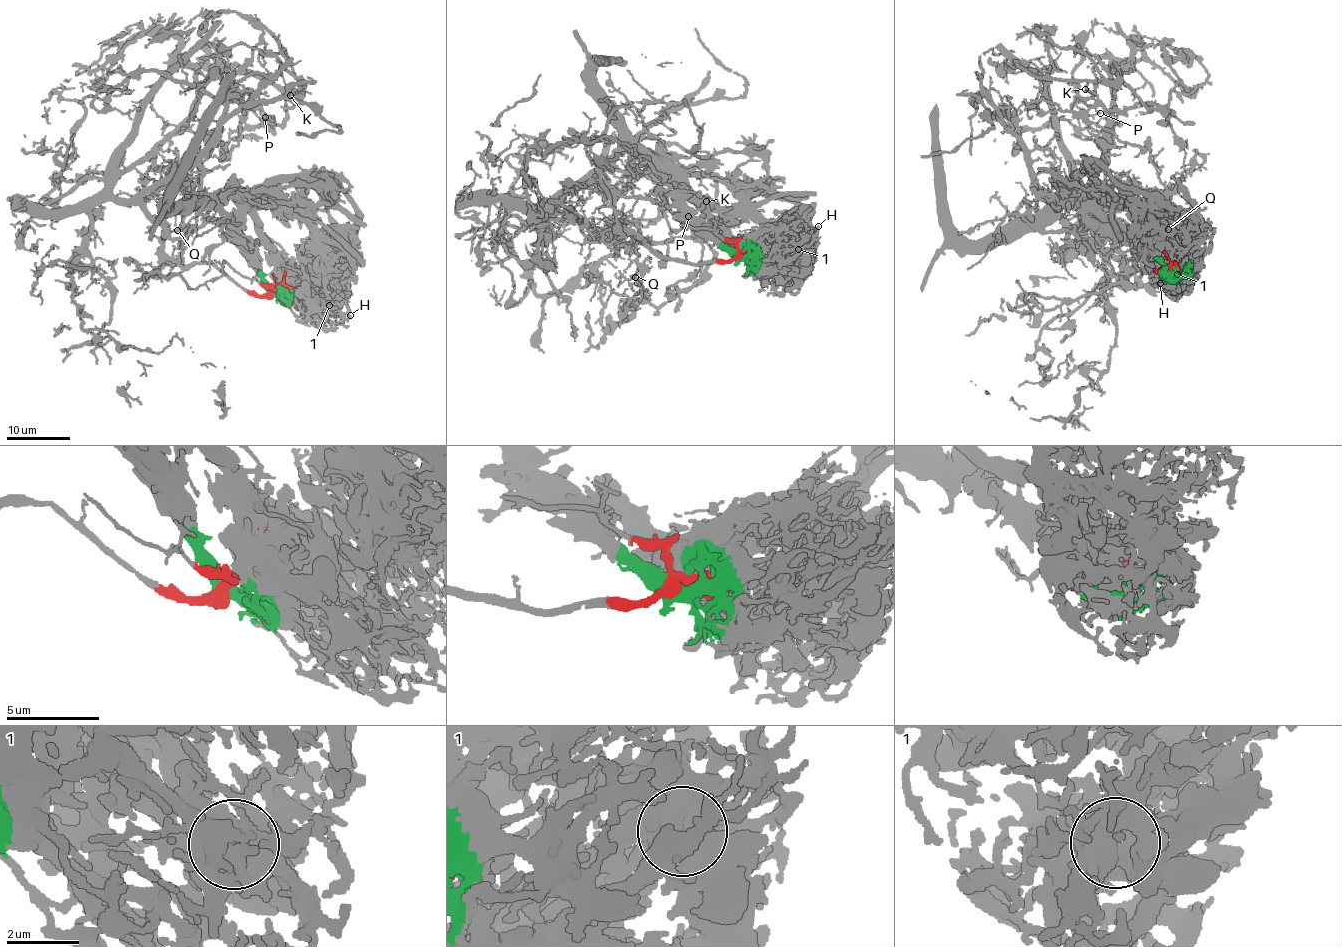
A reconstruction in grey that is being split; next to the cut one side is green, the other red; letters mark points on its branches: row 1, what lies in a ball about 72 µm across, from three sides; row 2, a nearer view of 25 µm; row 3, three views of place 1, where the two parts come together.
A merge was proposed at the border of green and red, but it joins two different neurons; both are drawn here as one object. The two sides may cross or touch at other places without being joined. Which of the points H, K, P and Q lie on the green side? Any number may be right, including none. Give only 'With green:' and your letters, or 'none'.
With green: H

